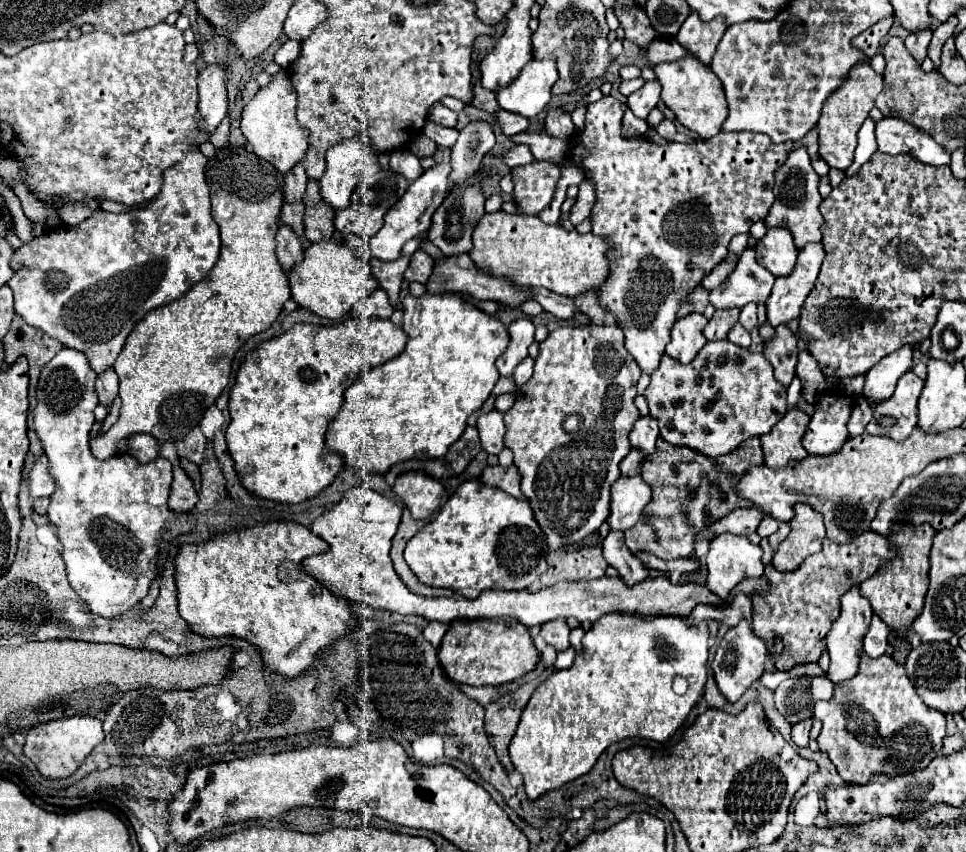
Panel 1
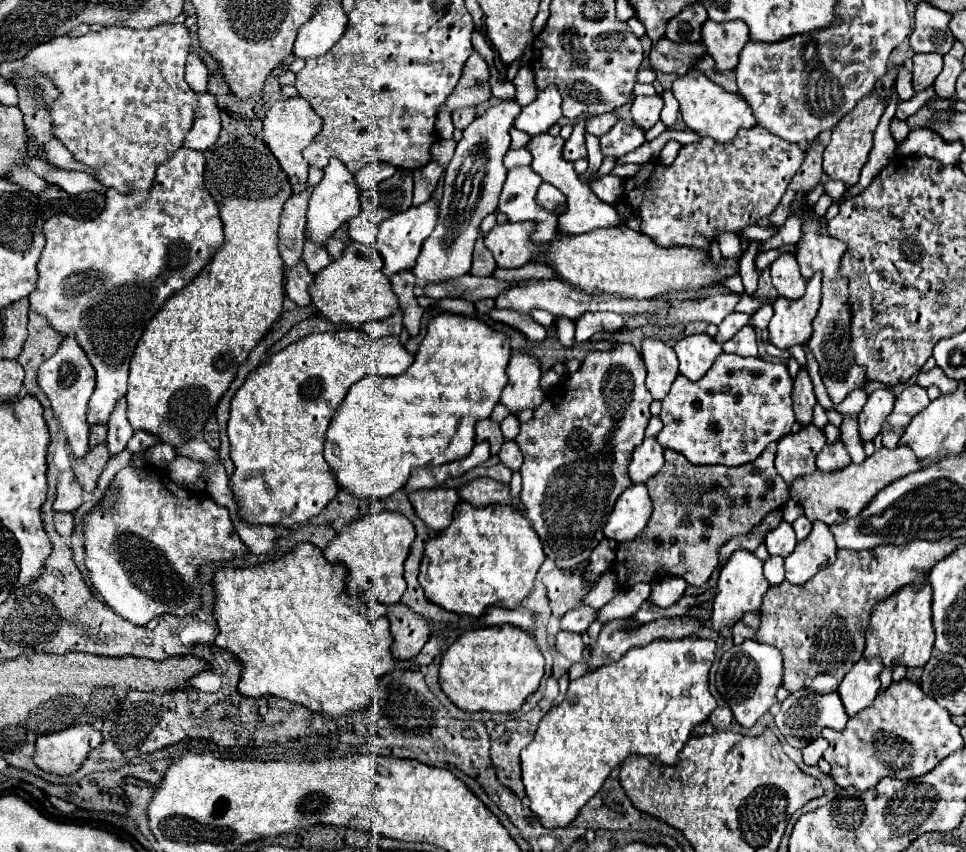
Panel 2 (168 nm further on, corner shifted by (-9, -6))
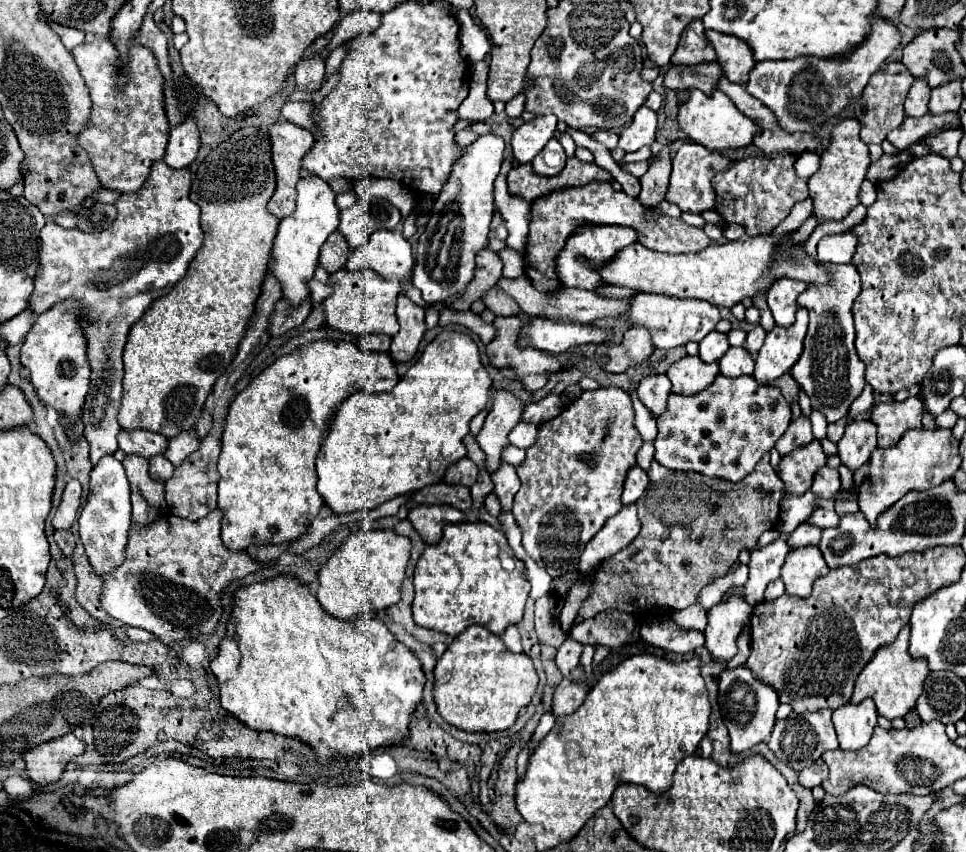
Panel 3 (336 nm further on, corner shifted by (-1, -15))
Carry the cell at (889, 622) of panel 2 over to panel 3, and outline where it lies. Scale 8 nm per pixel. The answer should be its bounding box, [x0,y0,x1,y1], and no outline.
[851,624,929,720]

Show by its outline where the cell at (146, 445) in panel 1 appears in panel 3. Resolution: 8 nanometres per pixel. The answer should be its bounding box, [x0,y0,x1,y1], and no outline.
[149,456,173,480]

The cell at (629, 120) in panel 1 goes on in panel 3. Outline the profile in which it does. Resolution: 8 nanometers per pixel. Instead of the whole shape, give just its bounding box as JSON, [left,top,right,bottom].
[589,130,619,150]

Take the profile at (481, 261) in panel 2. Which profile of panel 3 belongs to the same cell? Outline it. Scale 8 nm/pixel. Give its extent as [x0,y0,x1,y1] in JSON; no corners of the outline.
[455,250,501,310]

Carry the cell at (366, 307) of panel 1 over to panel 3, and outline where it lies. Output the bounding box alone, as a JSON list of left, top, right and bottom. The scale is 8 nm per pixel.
[359,334,391,352]

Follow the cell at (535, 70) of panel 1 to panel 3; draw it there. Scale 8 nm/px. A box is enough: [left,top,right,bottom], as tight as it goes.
[511,114,557,164]

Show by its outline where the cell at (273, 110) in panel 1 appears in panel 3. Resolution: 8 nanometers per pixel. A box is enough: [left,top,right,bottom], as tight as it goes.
[267,122,315,218]

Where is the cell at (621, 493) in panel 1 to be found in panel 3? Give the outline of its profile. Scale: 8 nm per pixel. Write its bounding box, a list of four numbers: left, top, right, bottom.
[579,504,639,572]

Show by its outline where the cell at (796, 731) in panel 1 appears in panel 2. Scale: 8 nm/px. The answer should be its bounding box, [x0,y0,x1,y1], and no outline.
[803,737,829,765]

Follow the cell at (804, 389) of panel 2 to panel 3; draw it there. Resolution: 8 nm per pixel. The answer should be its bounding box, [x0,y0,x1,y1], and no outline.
[775,414,813,456]

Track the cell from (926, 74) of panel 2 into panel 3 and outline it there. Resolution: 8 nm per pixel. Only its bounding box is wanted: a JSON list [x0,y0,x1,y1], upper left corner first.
[905,78,929,116]

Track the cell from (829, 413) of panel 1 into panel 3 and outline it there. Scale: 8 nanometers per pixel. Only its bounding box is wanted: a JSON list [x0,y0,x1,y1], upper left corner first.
[811,466,841,496]

